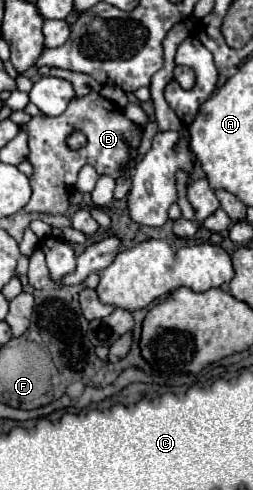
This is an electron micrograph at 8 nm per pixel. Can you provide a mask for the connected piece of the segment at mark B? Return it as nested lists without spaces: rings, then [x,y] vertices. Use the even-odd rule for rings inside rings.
[[[97,92],[83,98],[73,98],[61,116],[31,118],[25,128],[29,130],[29,162],[35,168],[31,176],[33,196],[23,208],[25,212],[65,214],[69,208],[69,190],[73,188],[75,178],[85,164],[91,164],[99,175],[117,176],[119,170],[129,162],[131,150],[135,150],[141,142],[141,128],[125,118],[117,104]],[[73,132],[83,132],[87,138],[87,144],[79,150],[67,148],[67,138]]]

